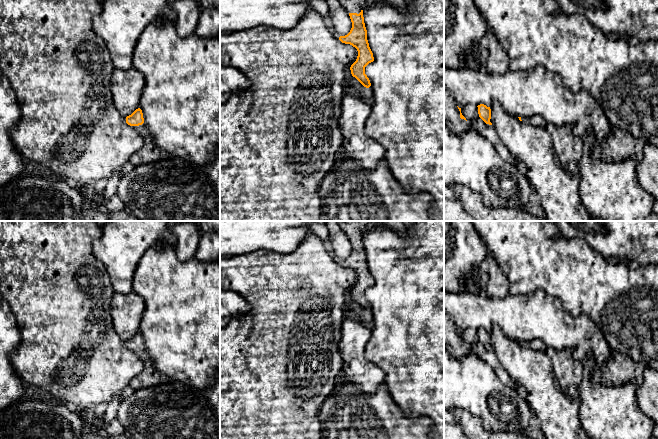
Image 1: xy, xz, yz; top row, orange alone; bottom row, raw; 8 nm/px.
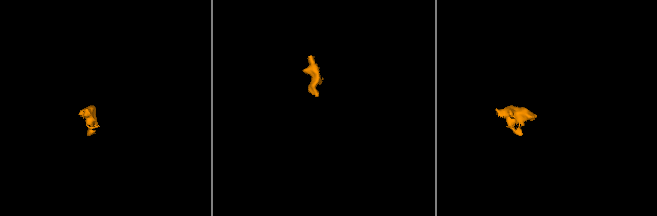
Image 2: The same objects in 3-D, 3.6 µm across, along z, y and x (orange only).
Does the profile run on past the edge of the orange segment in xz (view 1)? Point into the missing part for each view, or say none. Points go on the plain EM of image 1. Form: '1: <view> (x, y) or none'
1: xz (352, 228)

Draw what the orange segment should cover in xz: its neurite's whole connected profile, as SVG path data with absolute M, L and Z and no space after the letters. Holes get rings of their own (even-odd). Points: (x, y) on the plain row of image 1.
M341 221L339 224L340 228L349 237L352 246L350 256L345 260L340 260L339 264L357 273L358 280L356 285L351 289L350 294L352 300L363 309L360 316L351 311L347 312L346 316L360 321L370 330L373 329L374 322L370 304L365 298L365 291L374 285L374 281L367 264L363 234L369 227L375 226L378 223L388 228L399 229L402 234L406 234L407 232L405 225L401 221Z

